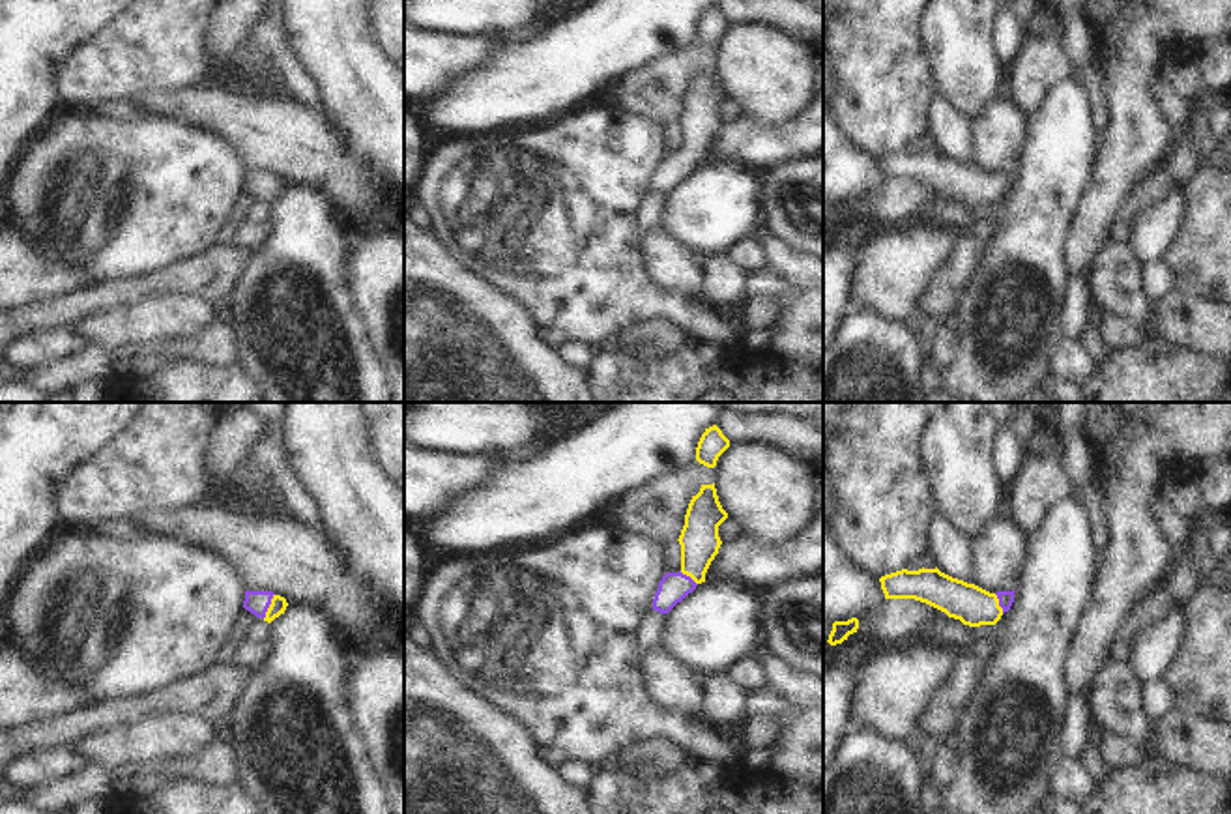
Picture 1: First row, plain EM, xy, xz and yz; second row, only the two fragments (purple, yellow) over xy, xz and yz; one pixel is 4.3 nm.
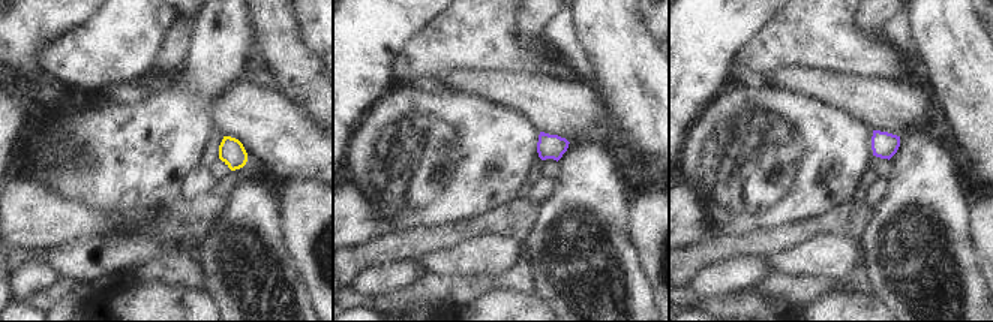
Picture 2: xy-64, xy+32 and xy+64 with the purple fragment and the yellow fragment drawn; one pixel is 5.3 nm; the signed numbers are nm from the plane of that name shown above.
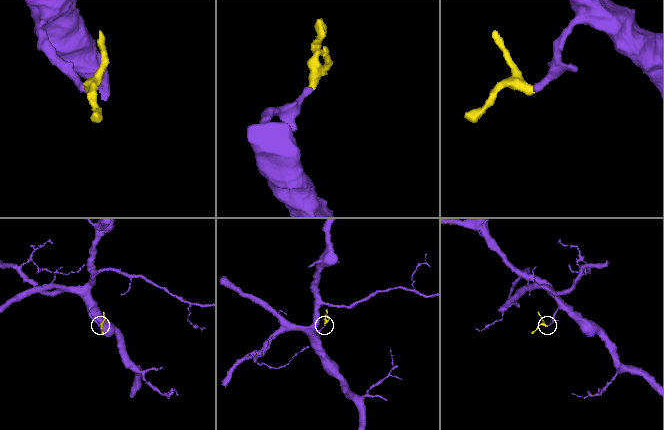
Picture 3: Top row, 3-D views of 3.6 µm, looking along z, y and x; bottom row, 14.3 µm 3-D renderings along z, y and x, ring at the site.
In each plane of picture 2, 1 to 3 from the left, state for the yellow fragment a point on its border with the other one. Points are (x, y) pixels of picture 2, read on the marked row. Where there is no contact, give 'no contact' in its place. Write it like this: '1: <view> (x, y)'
1: no contact
2: no contact
3: no contact

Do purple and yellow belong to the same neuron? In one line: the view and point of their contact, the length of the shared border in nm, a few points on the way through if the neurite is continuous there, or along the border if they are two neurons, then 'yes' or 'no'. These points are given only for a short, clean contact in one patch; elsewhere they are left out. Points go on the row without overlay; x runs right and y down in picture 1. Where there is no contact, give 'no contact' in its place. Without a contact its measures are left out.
contact xy (268, 188); length 120 nm; way xy (257, 184), (268, 188), (277, 188); yes

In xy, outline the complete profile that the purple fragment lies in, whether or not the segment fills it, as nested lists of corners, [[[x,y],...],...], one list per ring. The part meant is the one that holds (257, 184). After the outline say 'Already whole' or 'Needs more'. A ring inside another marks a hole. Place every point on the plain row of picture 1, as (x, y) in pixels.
[[[245,172],[243,189],[268,204],[284,195],[286,187],[286,180],[273,172]]]. Needs more.

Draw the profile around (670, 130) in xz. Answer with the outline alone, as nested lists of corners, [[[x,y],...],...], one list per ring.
[[[679,122],[662,124],[662,144],[666,153],[681,152],[681,125]]]

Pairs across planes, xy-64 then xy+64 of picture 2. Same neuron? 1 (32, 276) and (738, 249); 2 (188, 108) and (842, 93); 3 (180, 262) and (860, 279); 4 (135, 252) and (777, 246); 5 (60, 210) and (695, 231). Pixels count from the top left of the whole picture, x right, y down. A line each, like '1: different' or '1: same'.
1: different
2: different
3: same
4: different
5: same

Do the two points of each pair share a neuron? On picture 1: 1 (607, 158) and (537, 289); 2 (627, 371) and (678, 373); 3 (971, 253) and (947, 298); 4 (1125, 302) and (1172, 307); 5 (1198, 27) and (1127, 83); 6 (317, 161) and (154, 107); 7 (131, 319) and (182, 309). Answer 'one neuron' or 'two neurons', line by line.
1: one neuron
2: one neuron
3: one neuron
4: two neurons
5: one neuron
6: one neuron
7: one neuron

